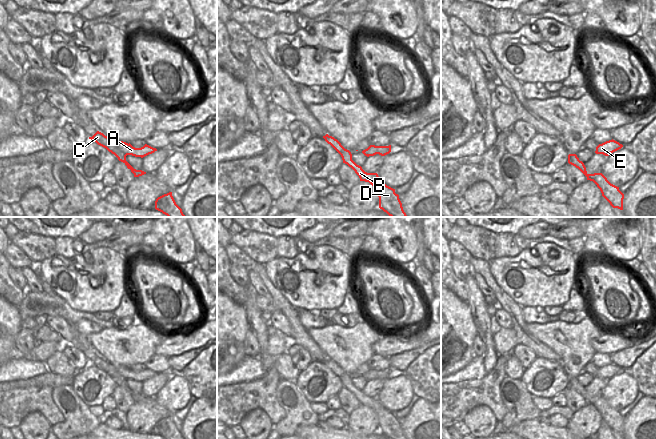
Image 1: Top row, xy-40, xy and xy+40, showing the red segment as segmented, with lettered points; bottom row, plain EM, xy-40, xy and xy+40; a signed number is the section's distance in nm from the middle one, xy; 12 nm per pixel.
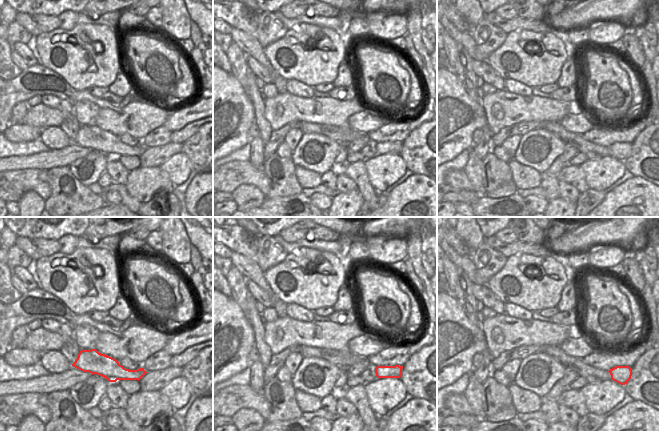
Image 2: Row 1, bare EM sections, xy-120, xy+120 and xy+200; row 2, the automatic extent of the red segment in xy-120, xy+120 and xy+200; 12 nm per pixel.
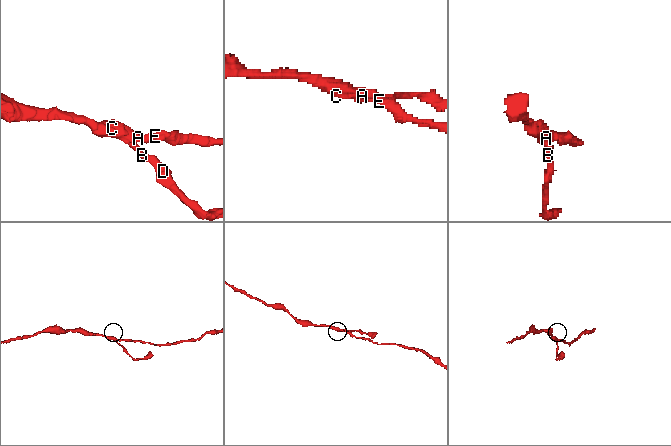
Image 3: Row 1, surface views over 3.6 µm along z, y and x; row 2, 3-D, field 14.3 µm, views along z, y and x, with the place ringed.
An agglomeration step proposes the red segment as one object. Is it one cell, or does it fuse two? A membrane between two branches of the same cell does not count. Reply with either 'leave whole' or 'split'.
leave whole

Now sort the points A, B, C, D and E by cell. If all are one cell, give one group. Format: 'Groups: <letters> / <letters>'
Groups: A B C D E

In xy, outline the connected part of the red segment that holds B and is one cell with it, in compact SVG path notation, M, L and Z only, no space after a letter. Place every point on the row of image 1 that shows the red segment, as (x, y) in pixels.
M323 136L325 141L330 144L342 157L343 163L351 167L359 176L360 181L369 182L377 191L379 197L379 208L386 212L390 217L407 217L403 210L399 195L395 189L387 186L377 173L367 173L361 166L352 160L352 154L345 149L341 143L332 136Z

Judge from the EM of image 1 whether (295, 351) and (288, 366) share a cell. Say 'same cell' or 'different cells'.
different cells

